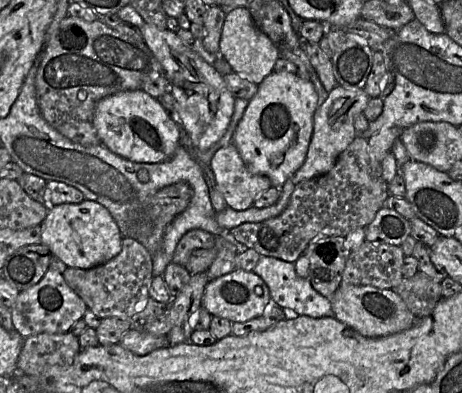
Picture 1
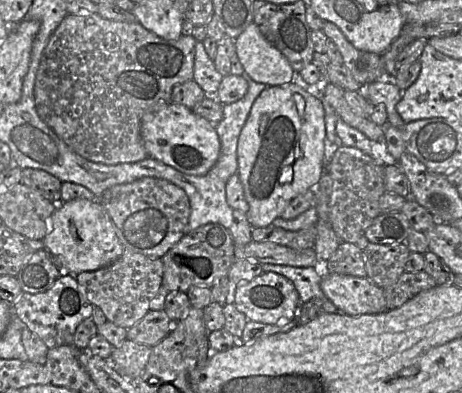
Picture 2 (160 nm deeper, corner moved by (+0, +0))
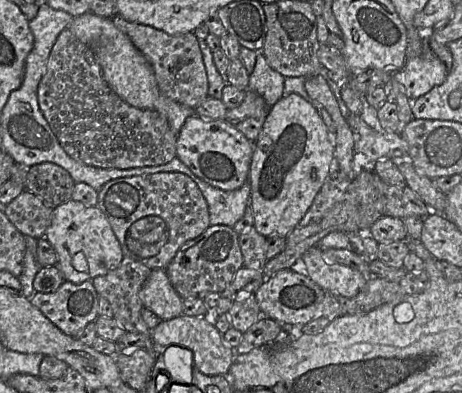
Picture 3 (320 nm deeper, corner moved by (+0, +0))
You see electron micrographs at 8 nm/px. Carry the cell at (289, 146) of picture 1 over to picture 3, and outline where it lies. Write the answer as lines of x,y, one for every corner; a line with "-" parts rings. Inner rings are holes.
283,96
270,107
254,143
249,182
254,228
264,237
289,235
310,208
332,169
335,146
317,109
302,96

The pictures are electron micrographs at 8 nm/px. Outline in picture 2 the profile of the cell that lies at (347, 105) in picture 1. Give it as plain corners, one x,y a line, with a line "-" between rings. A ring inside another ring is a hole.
381,77
379,80
362,85
358,90
373,105
383,104
387,110
388,123
399,130
404,128
405,122
396,110
404,90
397,87
393,81

